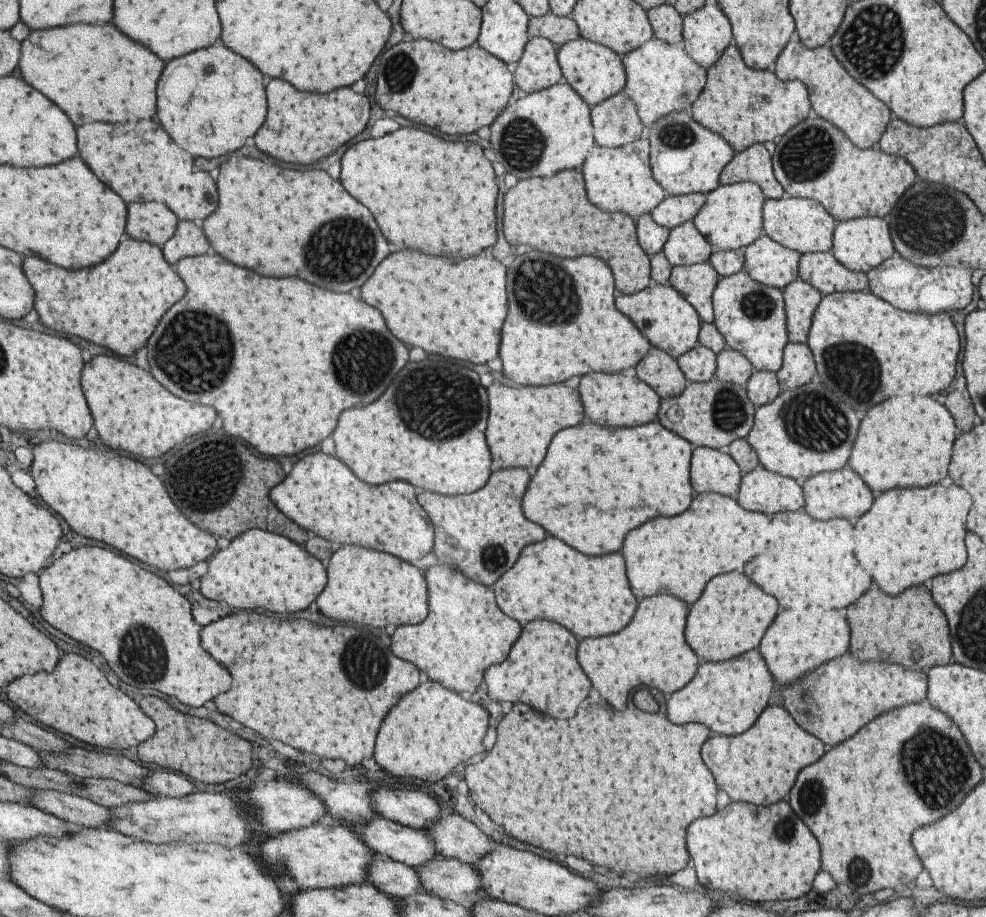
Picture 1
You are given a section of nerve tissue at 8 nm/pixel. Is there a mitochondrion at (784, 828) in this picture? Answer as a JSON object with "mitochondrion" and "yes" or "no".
{"mitochondrion":"yes"}

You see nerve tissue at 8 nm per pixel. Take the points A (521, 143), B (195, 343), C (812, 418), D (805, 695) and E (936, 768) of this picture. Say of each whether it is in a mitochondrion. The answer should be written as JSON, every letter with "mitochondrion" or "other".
{"A":"mitochondrion","B":"mitochondrion","C":"mitochondrion","D":"mitochondrion","E":"mitochondrion"}

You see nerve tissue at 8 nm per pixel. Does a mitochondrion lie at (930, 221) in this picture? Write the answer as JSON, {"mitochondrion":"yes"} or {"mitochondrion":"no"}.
{"mitochondrion":"yes"}

